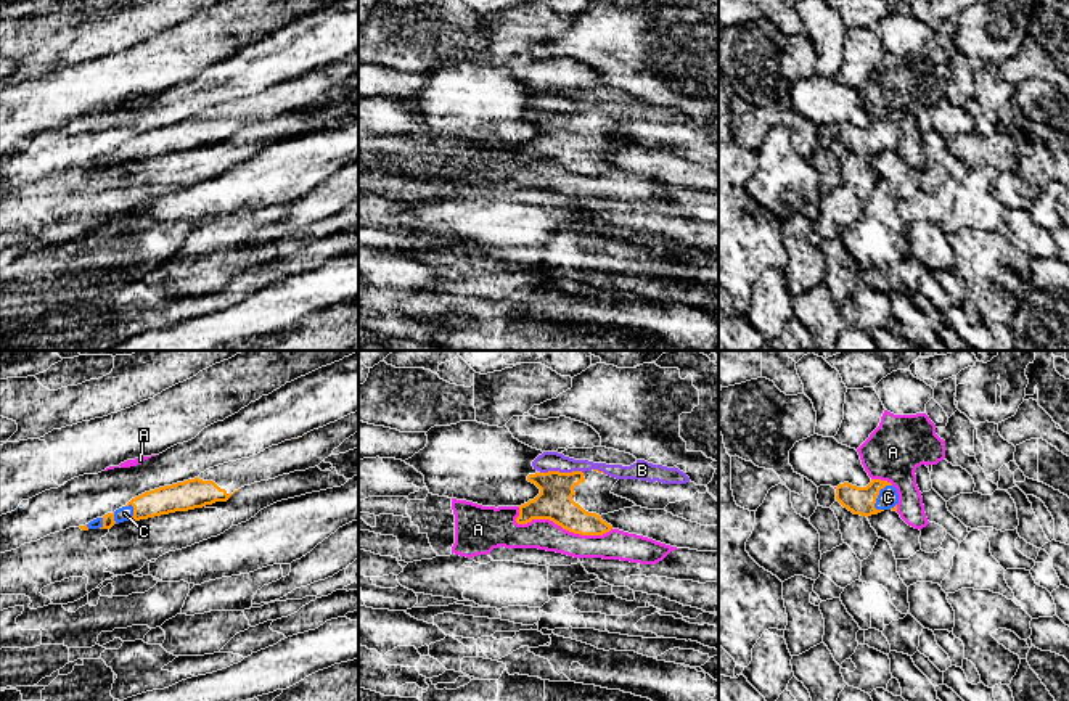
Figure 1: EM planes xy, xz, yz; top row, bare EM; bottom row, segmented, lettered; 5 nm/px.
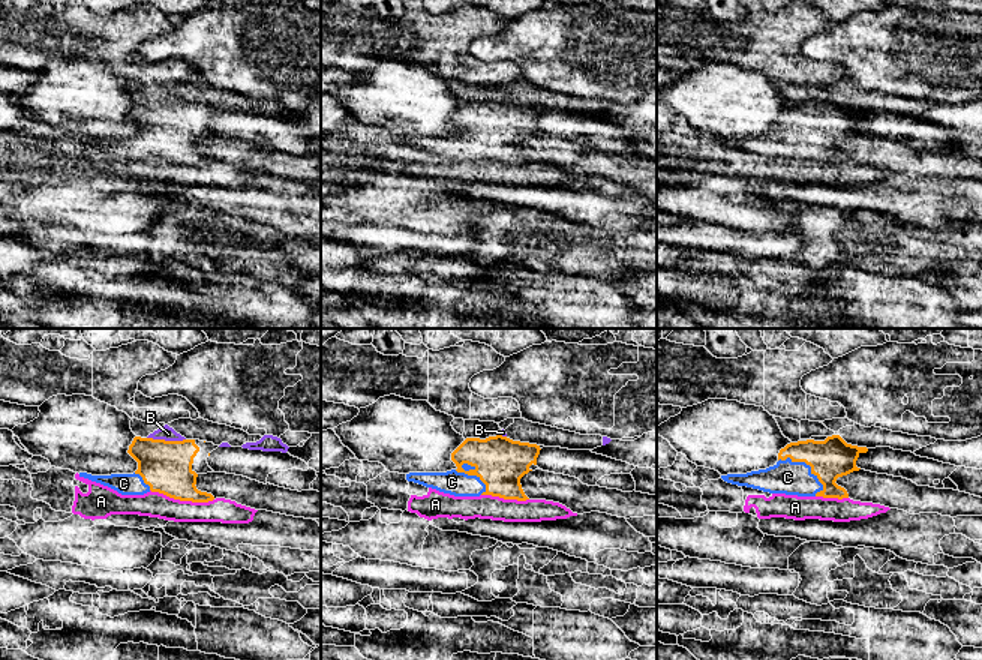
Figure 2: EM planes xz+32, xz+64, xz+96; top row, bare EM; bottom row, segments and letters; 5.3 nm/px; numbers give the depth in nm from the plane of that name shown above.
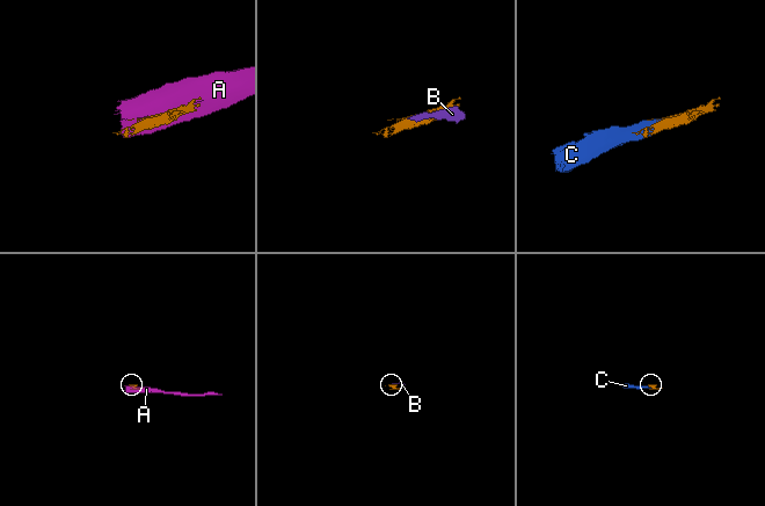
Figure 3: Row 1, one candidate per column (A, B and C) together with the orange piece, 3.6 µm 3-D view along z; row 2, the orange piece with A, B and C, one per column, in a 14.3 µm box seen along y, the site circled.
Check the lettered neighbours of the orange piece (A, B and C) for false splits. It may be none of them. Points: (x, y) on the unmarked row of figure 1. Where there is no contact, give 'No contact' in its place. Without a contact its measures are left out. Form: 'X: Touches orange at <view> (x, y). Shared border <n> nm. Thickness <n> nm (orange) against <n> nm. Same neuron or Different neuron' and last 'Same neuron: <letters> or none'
A: Touches orange at xz (563, 168). Shared border 500 nm. Thickness 180 nm (orange) against 160 nm. Different neuron
B: Touches orange at xz (561, 113). Shared border 220 nm. Thickness 180 nm (orange) against 100 nm. Different neuron
C: Touches orange at yz (878, 134). Shared border 150 nm. Thickness 140 nm (orange) against 100 nm. Same neuron
Same neuron: C

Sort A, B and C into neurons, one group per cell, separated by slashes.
A / B / C

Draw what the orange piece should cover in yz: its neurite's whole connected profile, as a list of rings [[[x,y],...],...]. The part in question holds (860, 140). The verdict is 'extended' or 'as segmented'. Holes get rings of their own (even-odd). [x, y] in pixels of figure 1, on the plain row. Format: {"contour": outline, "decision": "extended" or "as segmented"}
{"contour": [[[871,119],[866,127],[857,127],[849,122],[839,124],[836,140],[854,154],[868,158],[884,150],[897,151],[899,133],[891,122]]], "decision": "extended"}

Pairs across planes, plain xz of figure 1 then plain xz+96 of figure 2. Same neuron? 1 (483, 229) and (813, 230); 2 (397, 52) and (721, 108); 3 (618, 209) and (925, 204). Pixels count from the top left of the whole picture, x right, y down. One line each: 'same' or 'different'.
1: different
2: different
3: same

